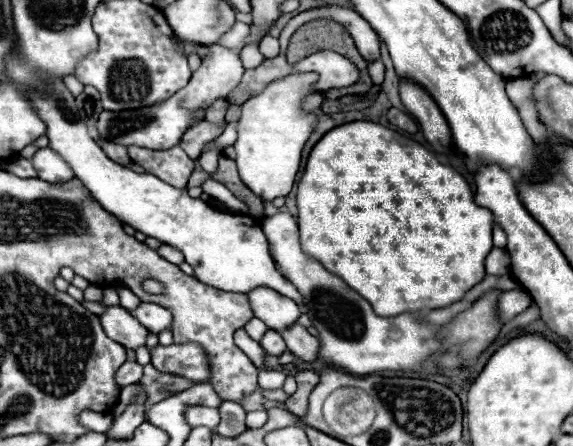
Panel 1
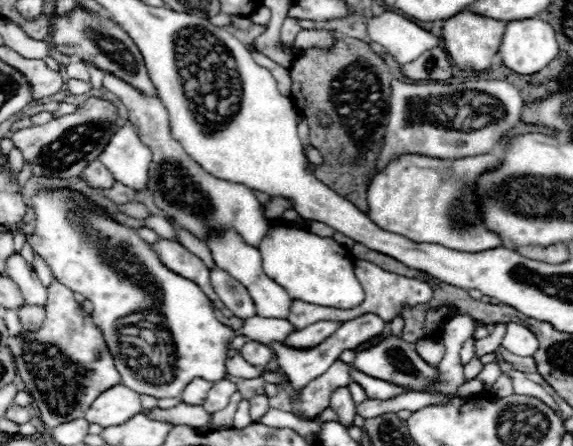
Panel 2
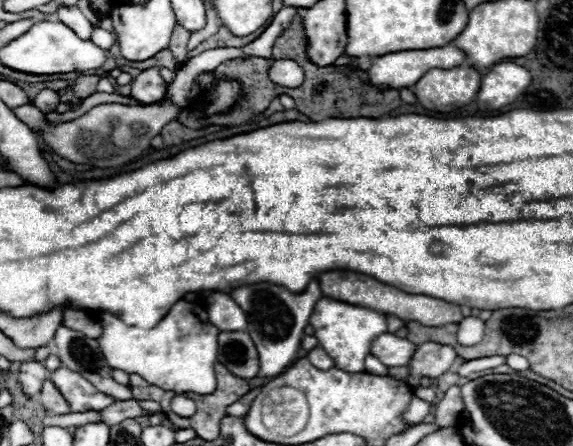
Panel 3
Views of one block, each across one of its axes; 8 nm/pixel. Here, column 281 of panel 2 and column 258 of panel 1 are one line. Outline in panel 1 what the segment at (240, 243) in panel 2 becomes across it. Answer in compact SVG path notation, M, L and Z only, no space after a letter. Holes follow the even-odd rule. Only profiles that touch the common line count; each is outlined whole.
M254 288L246 296L252 304L254 316L272 330L284 330L292 326L300 316L298 304L272 288Z

